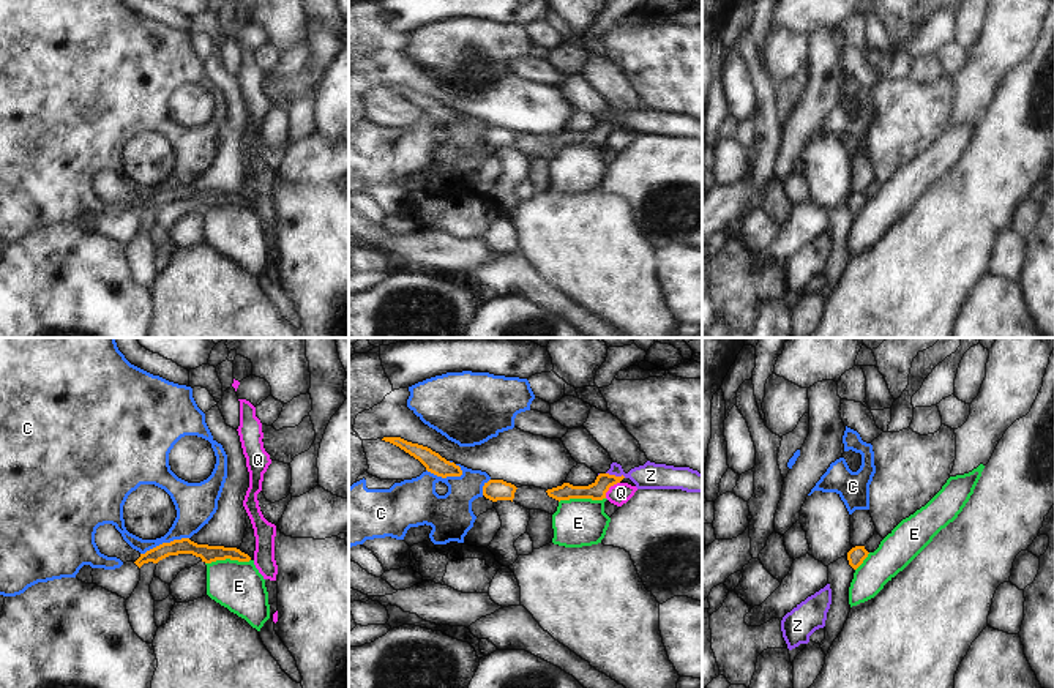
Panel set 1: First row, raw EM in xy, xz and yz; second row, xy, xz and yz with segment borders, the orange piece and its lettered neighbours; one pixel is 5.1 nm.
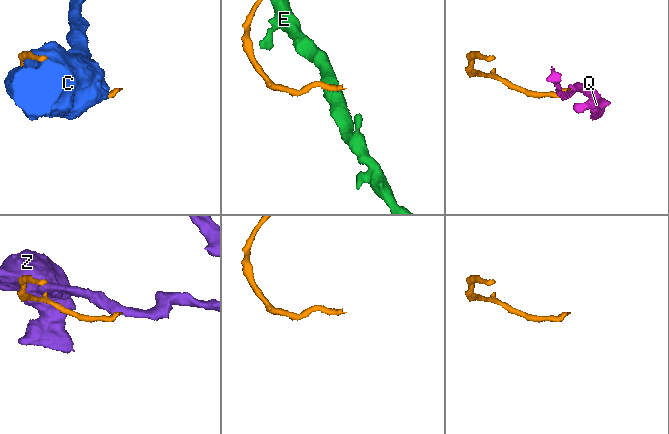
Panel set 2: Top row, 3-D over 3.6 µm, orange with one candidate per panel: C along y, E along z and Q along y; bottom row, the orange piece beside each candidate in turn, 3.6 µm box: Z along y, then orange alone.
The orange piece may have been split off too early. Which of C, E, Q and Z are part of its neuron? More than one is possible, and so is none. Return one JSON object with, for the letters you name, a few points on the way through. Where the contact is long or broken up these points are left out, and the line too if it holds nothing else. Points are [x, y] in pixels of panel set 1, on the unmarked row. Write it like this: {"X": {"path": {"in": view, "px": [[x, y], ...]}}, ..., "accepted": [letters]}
{"accepted": []}

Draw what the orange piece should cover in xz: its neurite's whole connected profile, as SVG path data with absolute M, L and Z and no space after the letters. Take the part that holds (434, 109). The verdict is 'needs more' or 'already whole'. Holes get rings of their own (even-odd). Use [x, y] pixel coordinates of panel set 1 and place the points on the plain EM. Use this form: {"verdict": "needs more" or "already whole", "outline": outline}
{"verdict": "already whole", "outline": "M383 84L382 87L399 93L401 96L404 96L406 99L418 106L426 114L428 118L437 123L447 125L447 123L462 122L462 117L459 112L447 107L445 104L442 104L439 99L432 98L428 93L407 88L401 84Z"}

